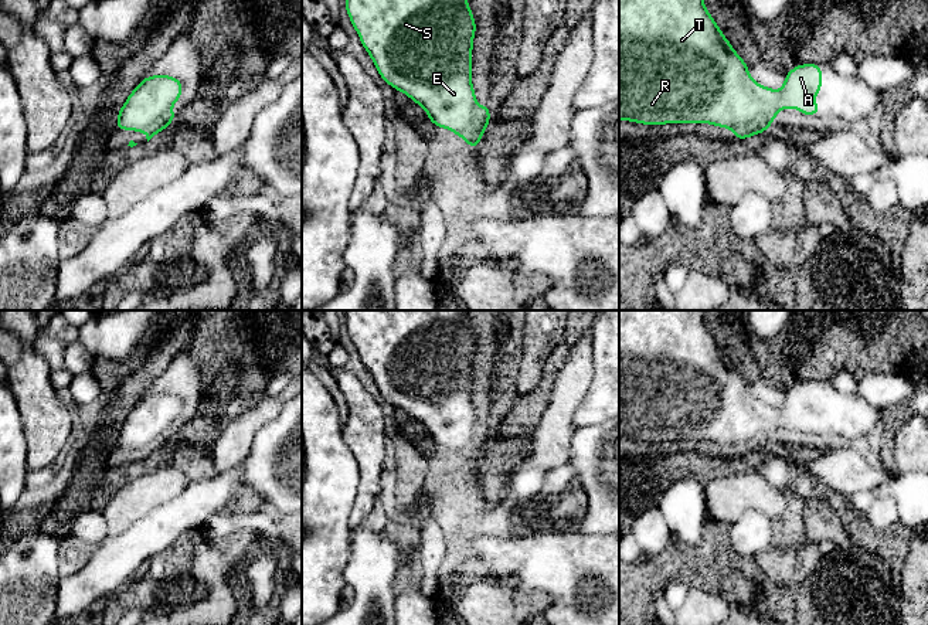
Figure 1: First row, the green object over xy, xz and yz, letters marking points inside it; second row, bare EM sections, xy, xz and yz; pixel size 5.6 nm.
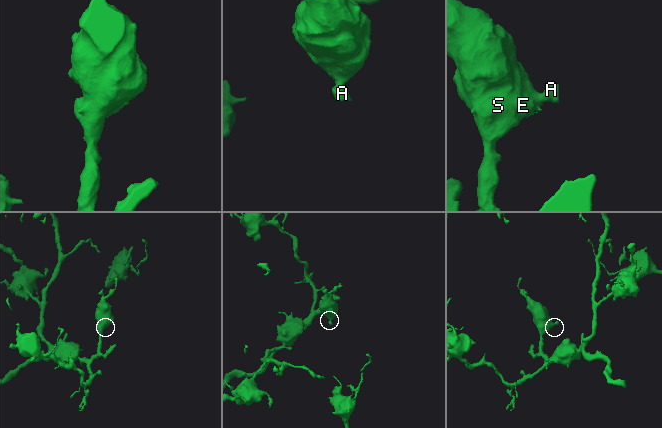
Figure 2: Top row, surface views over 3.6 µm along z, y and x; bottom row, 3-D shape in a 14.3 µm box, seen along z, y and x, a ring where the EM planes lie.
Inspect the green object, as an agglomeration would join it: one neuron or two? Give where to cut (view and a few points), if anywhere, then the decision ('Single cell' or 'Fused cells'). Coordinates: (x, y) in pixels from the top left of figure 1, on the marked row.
No split. Single cell

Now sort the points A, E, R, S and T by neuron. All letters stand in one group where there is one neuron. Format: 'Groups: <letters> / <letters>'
Groups: A E R S T

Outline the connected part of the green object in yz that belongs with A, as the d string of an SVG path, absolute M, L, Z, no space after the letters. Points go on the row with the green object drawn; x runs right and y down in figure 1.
M619 0L619 120L630 120L649 126L664 123L711 123L718 128L731 128L734 139L745 140L749 136L765 133L774 125L776 113L783 108L795 108L805 116L822 113L813 96L822 94L822 65L800 64L785 74L785 82L781 91L774 91L755 82L748 71L745 61L734 51L731 43L724 37L703 0Z

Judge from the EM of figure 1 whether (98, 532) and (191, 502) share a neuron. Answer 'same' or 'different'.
different

